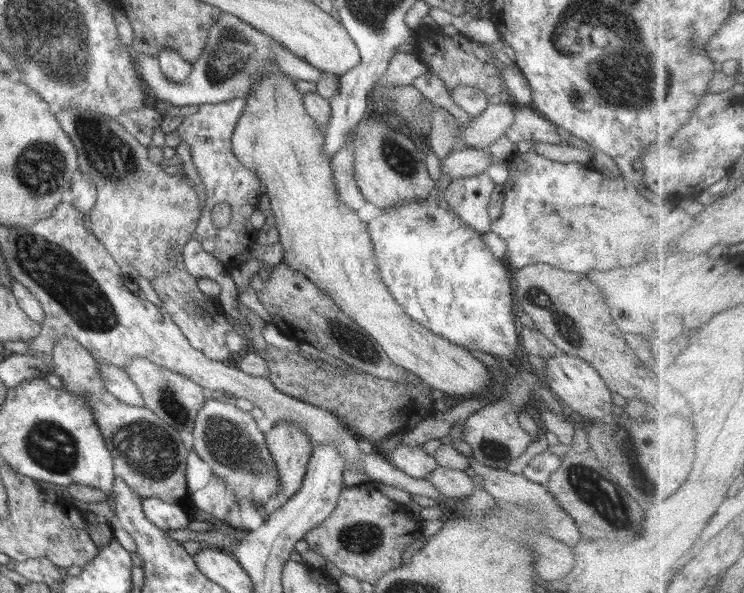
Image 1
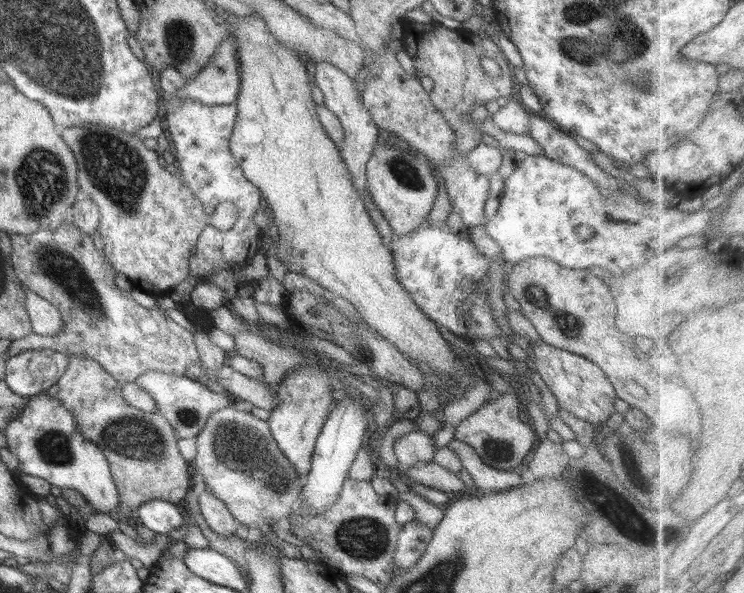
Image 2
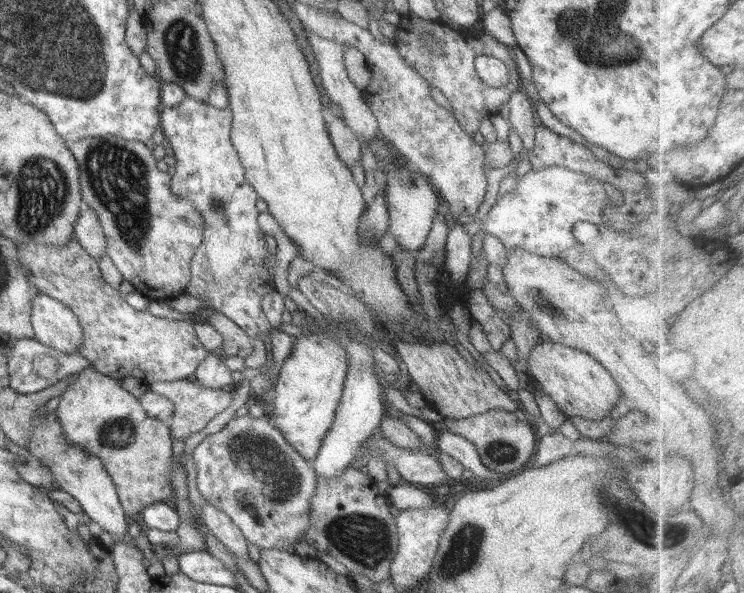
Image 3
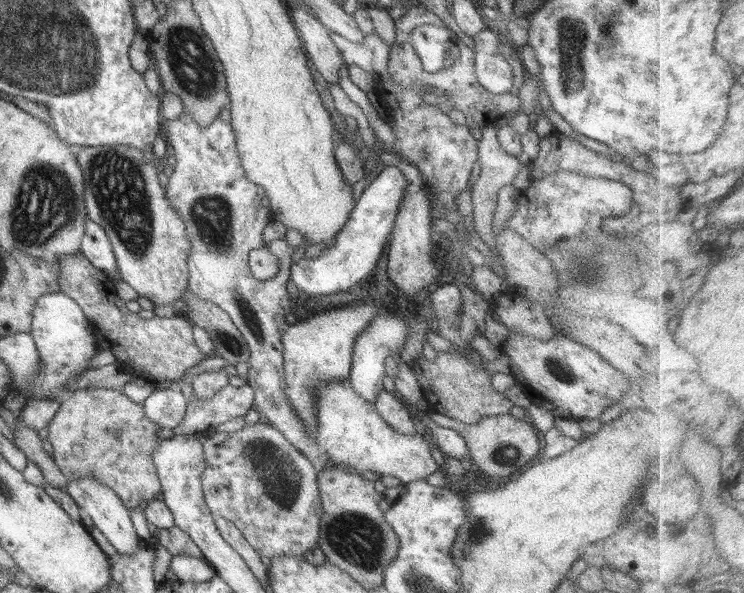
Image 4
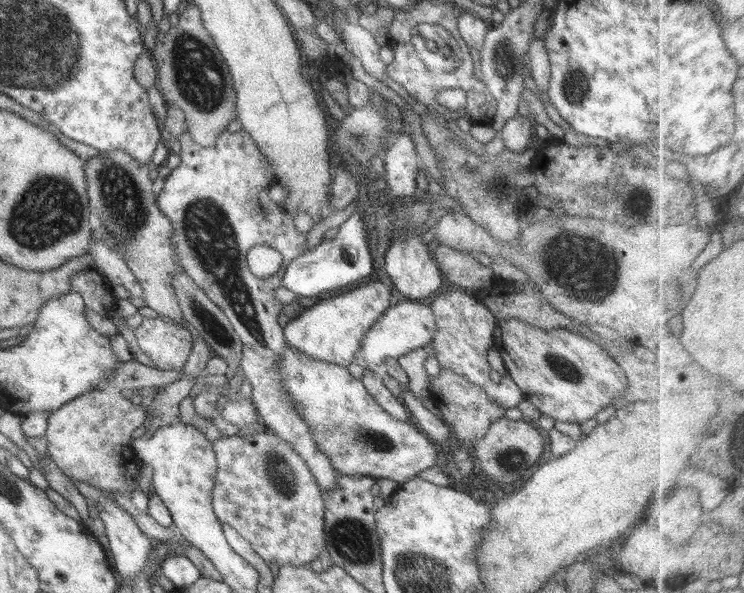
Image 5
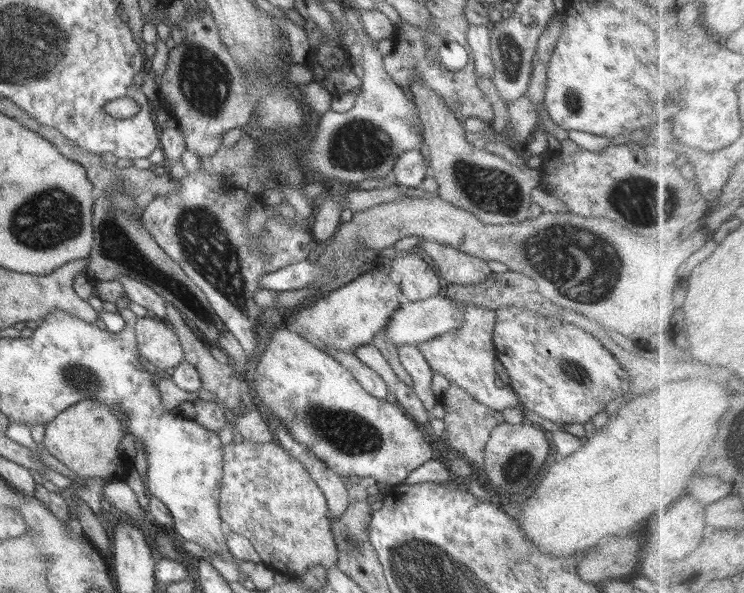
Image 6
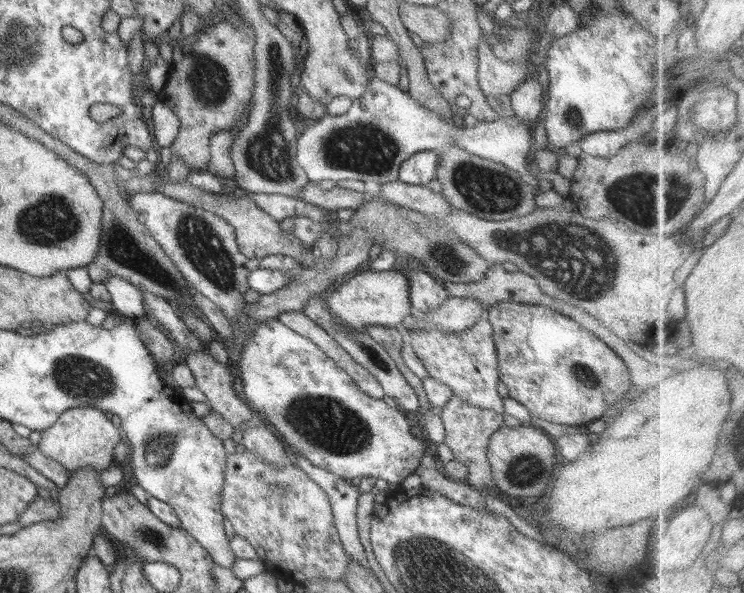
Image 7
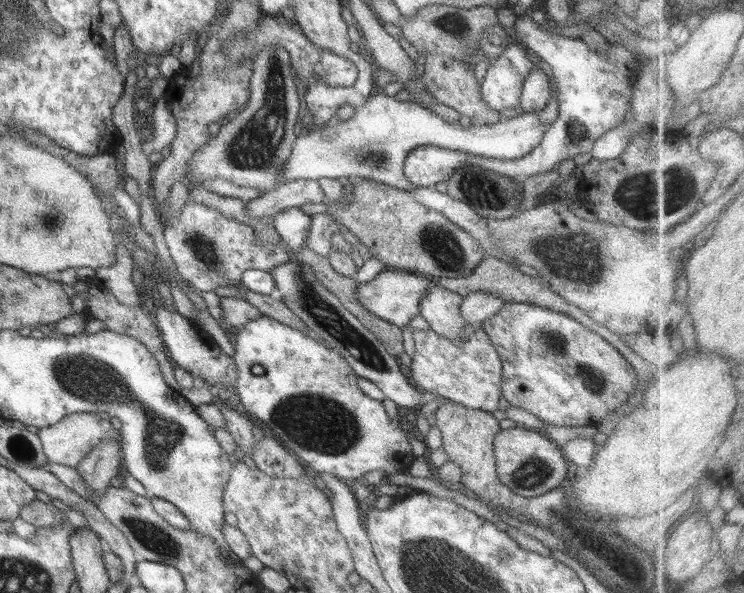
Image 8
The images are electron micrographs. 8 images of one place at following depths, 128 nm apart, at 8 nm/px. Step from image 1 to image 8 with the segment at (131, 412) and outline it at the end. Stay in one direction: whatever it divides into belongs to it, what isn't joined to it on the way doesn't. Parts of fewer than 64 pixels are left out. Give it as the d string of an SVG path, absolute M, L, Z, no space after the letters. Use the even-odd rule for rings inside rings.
M76 412L65 416L52 426L41 428L37 435L49 462L76 468L78 463L97 445L106 439L118 440L121 430L112 427L109 418L90 412Z

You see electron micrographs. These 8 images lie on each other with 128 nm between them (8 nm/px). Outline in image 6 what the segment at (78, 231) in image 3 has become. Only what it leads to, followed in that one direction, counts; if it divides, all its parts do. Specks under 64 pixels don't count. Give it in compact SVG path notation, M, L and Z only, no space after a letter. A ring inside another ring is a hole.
M120 275L117 281L124 288L128 299L147 309L150 315L156 319L166 320L166 302L152 288L136 279L130 279L130 277L124 275Z

